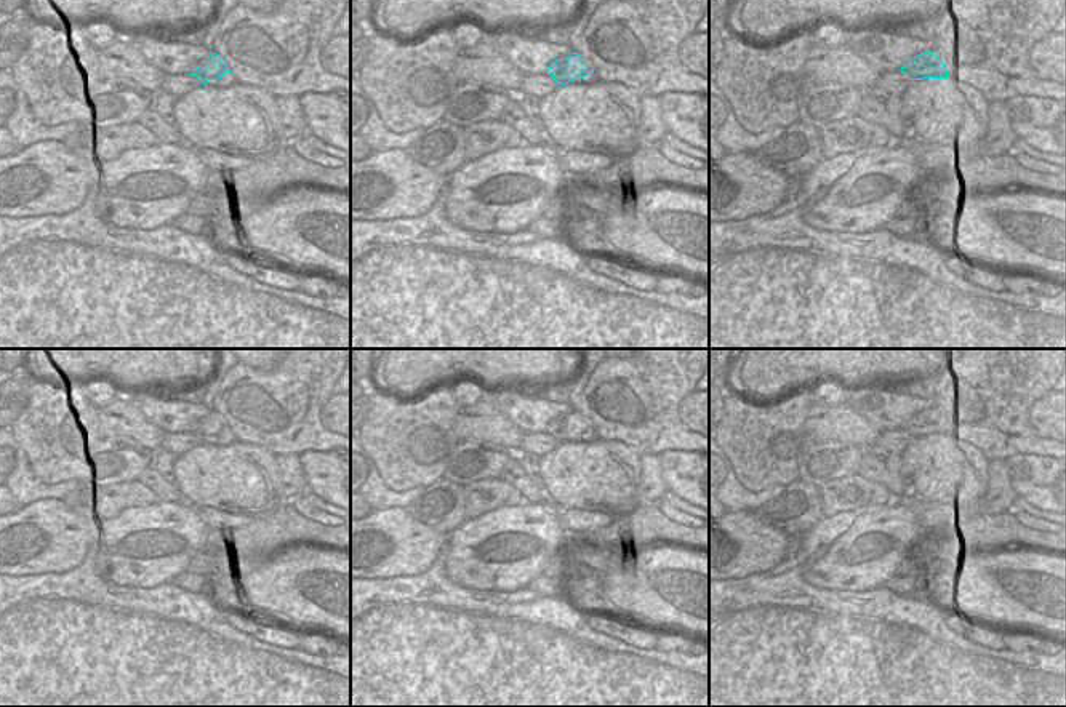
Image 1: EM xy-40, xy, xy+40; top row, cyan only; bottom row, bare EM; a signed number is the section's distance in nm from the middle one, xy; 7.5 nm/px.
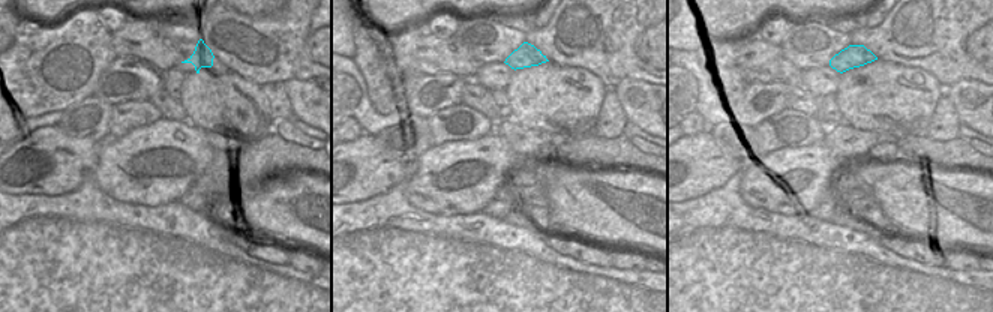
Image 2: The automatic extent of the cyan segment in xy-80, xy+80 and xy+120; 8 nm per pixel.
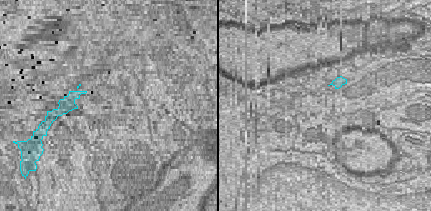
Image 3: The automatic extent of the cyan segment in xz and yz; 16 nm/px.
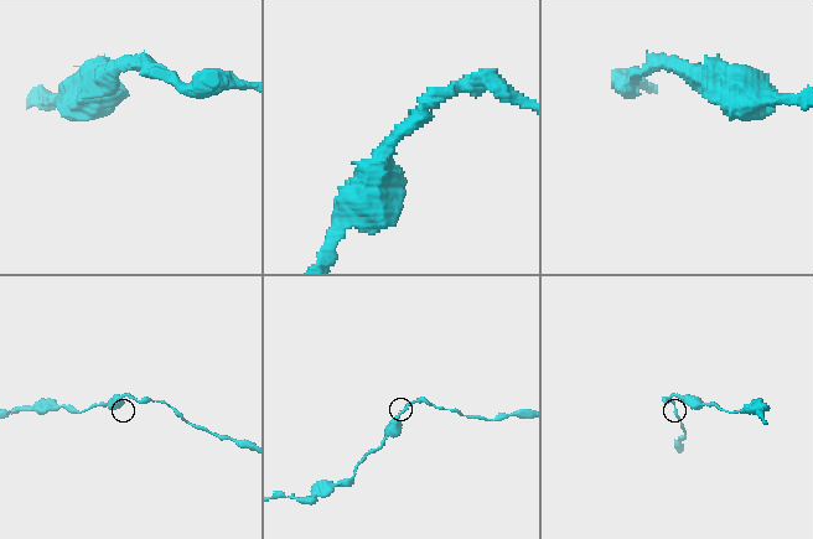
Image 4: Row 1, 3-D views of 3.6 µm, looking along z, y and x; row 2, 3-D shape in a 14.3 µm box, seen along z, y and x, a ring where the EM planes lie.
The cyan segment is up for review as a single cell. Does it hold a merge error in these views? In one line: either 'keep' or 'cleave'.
cleave

